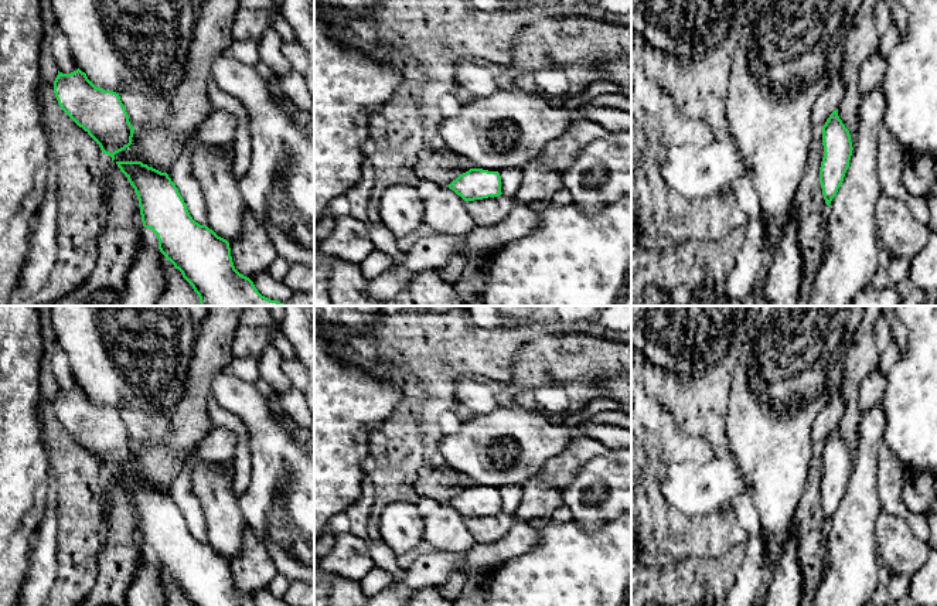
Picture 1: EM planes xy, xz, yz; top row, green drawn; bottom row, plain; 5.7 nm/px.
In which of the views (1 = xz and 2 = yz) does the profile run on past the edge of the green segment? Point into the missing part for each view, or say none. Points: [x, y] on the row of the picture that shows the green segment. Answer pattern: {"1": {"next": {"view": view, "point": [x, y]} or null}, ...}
{"1": {"next": null}, "2": {"next": null}}

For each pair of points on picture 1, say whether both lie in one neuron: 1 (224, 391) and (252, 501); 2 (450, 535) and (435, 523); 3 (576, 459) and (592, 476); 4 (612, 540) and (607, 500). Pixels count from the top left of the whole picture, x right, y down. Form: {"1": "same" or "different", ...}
{"1": "same", "2": "same", "3": "different", "4": "different"}

